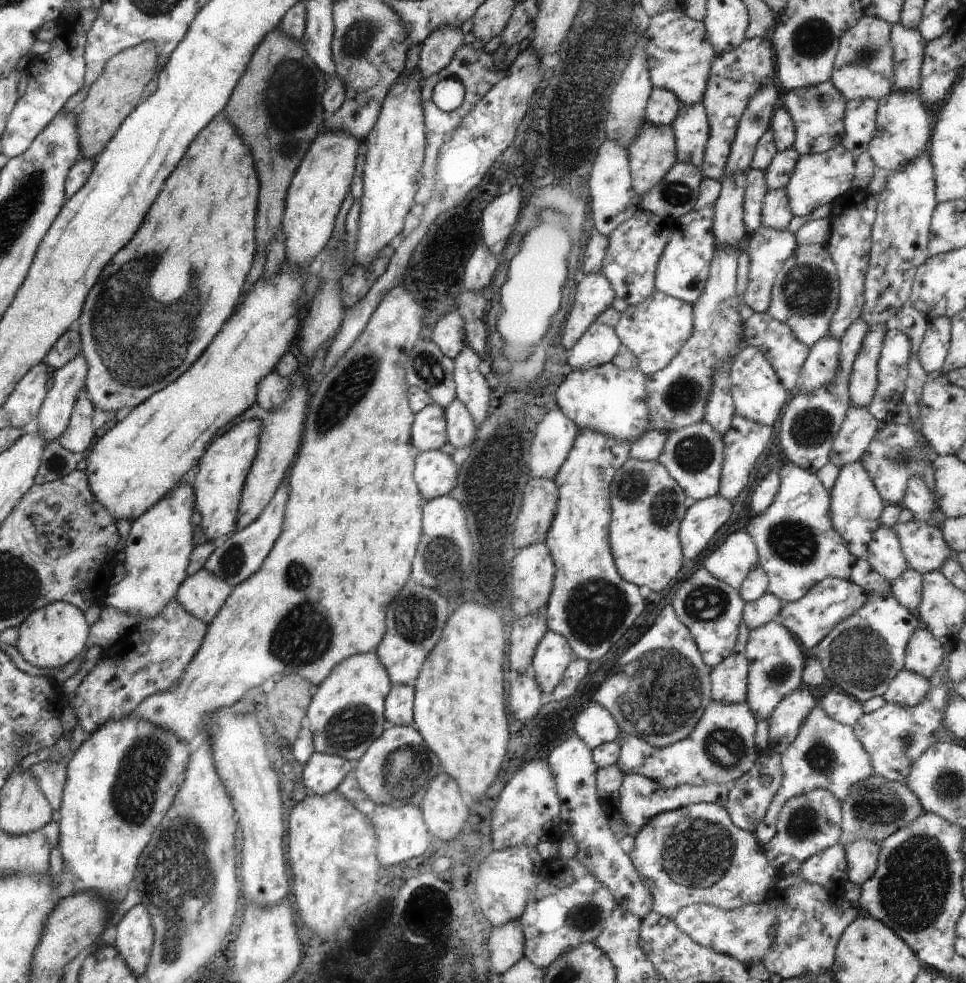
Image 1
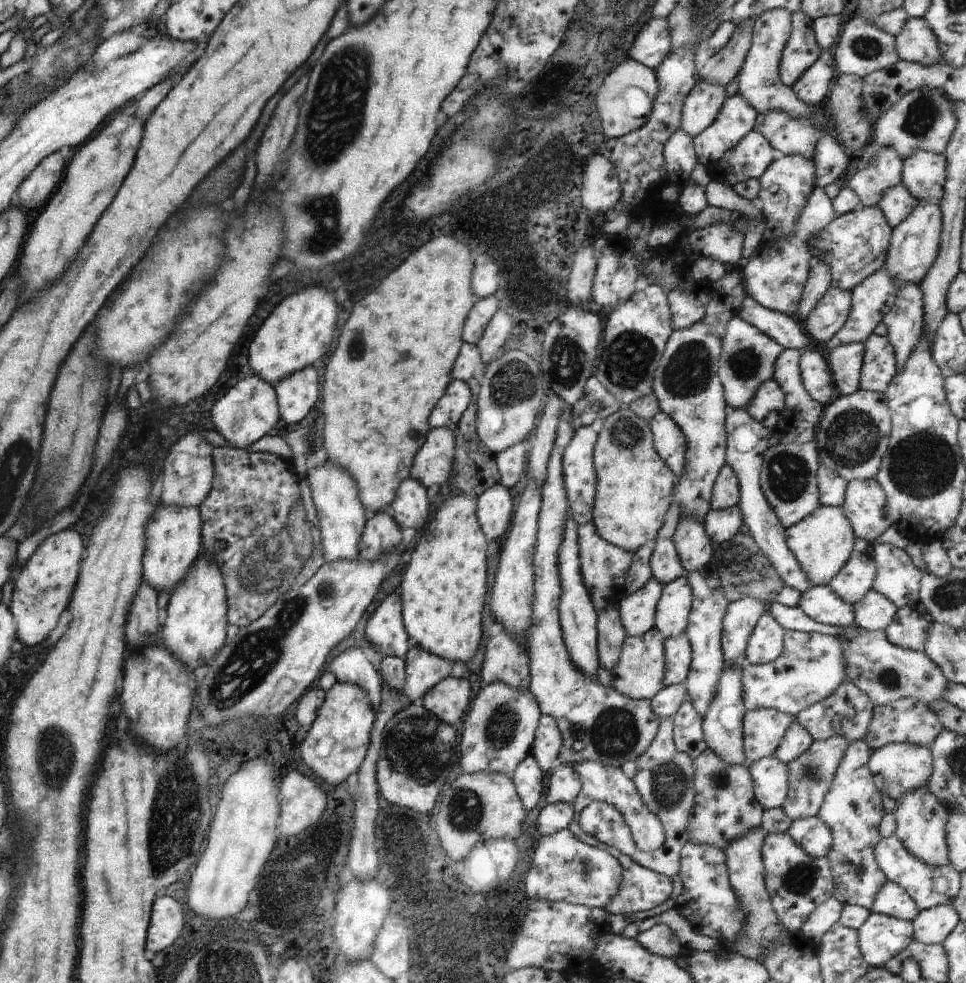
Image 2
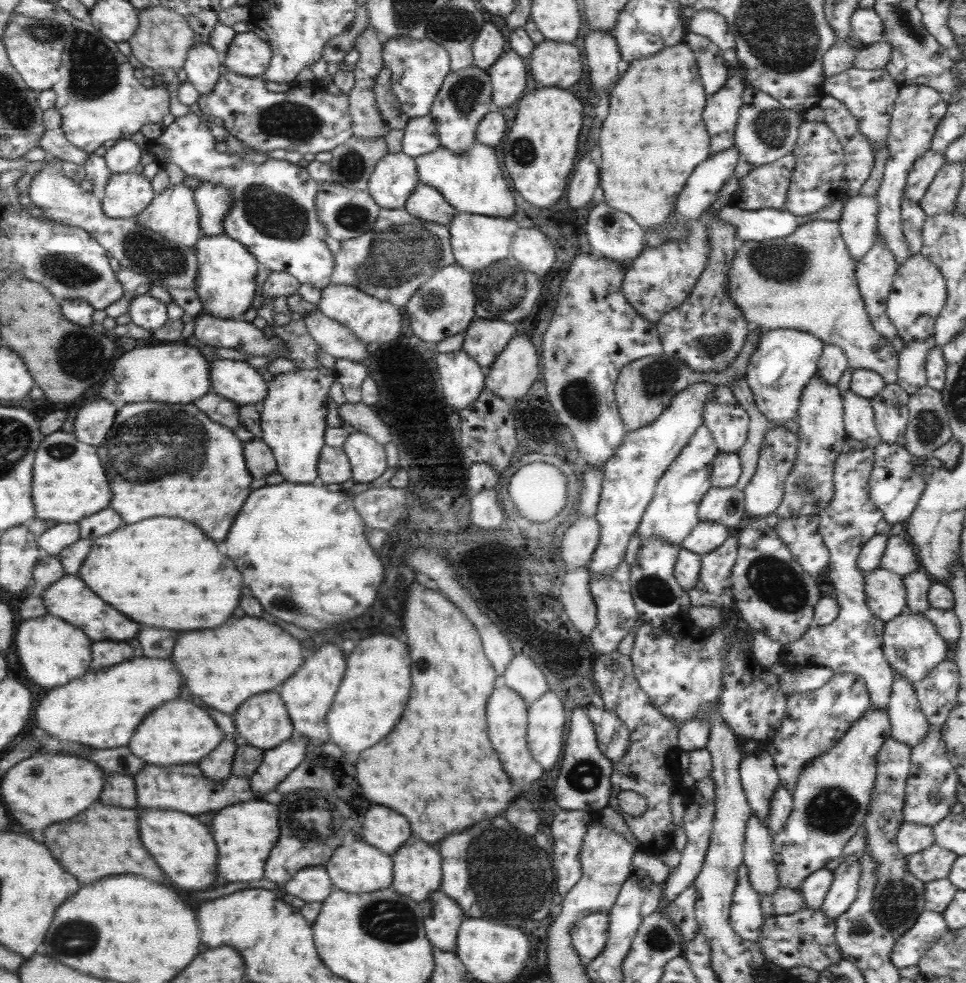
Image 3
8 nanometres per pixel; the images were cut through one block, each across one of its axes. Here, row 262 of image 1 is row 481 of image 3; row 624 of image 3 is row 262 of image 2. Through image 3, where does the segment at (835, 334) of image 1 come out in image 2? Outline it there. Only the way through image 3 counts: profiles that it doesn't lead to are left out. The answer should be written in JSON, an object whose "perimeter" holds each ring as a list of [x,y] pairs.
{"perimeter":[[[875,204],[835,216],[808,242],[808,249],[812,256],[811,262],[815,258],[822,259],[826,263],[831,287],[842,291],[852,289],[864,278],[883,267],[891,229]]]}

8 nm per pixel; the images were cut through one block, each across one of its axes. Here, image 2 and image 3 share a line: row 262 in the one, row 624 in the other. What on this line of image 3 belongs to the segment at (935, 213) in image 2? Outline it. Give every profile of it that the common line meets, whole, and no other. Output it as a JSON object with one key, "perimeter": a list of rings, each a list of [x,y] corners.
{"perimeter":[[[899,613],[883,625],[882,653],[891,670],[902,674],[911,684],[928,675],[941,661],[946,660],[948,643],[921,613]]]}

